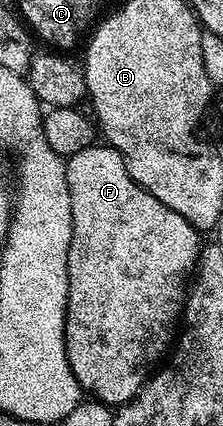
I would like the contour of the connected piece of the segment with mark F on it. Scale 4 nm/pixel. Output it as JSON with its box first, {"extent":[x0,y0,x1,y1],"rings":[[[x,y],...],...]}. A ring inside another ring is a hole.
{"extent":[64,145,202,405],"rings":[[[93,145],[78,149],[78,153],[67,156],[66,162],[72,240],[68,254],[68,312],[64,318],[64,340],[70,369],[81,392],[88,394],[89,391],[93,400],[105,405],[128,403],[148,382],[148,367],[155,368],[169,354],[177,338],[186,288],[200,257],[202,235],[182,217],[182,213],[174,213],[174,209],[162,205],[158,197],[142,190],[134,177],[130,177],[126,161],[114,148]]]}

